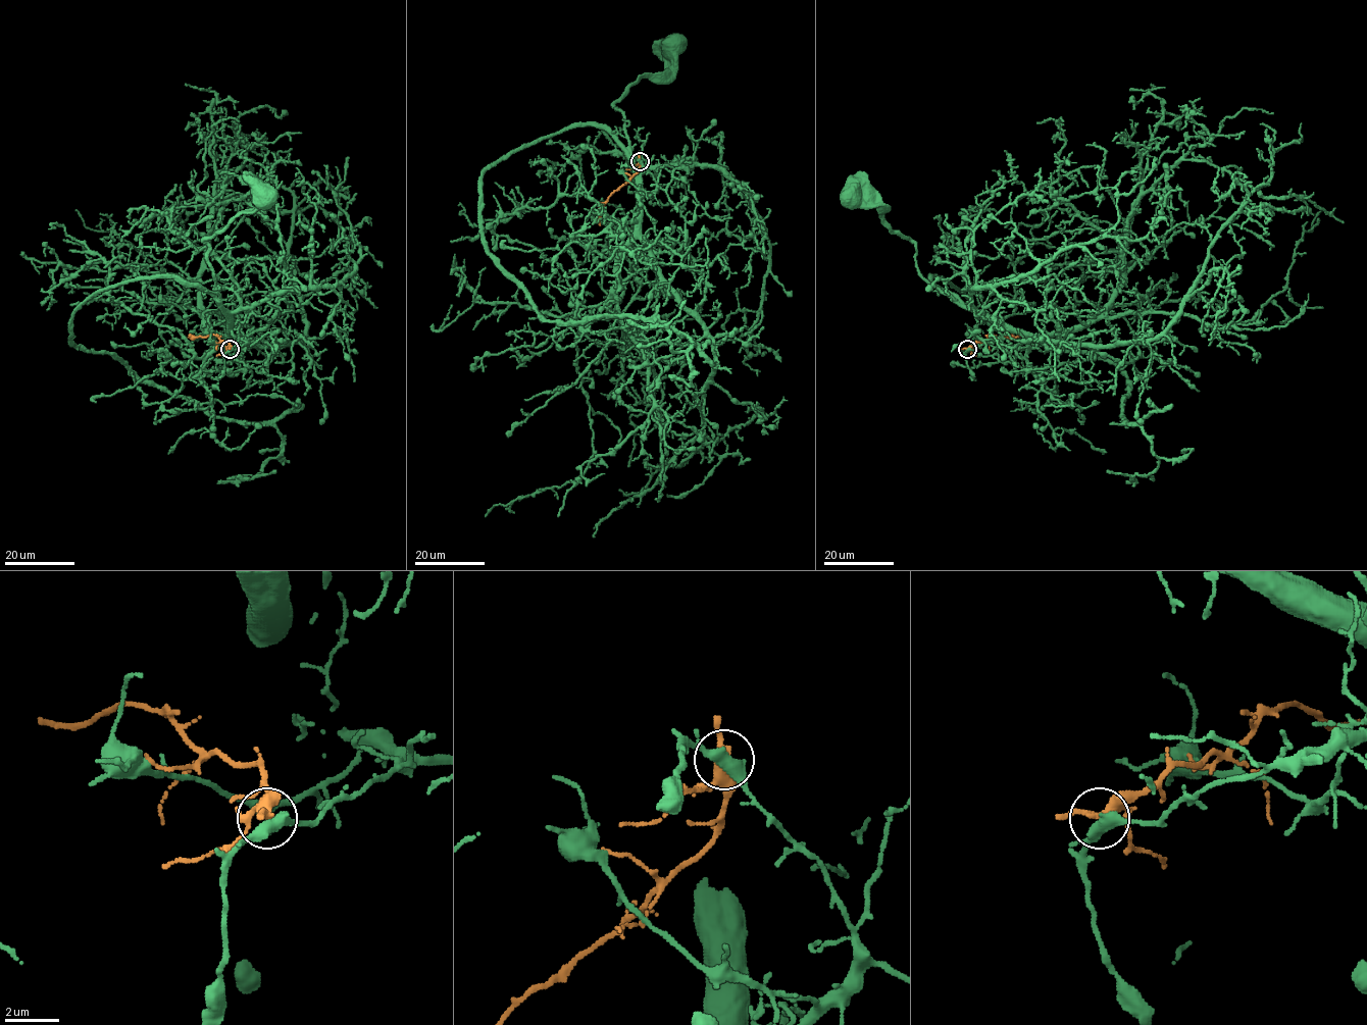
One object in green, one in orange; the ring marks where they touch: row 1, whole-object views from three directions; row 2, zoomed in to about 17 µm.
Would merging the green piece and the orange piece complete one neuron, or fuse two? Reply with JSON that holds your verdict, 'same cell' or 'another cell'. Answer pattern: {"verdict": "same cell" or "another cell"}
{"verdict": "another cell"}

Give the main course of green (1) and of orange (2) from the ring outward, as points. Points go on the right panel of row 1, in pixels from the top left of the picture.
1: (967, 350), (994, 342), (1007, 330), (932, 287), (918, 270), (915, 244), (896, 234), (875, 202), (852, 197)
2: (967, 349), (993, 334), (1031, 337)

